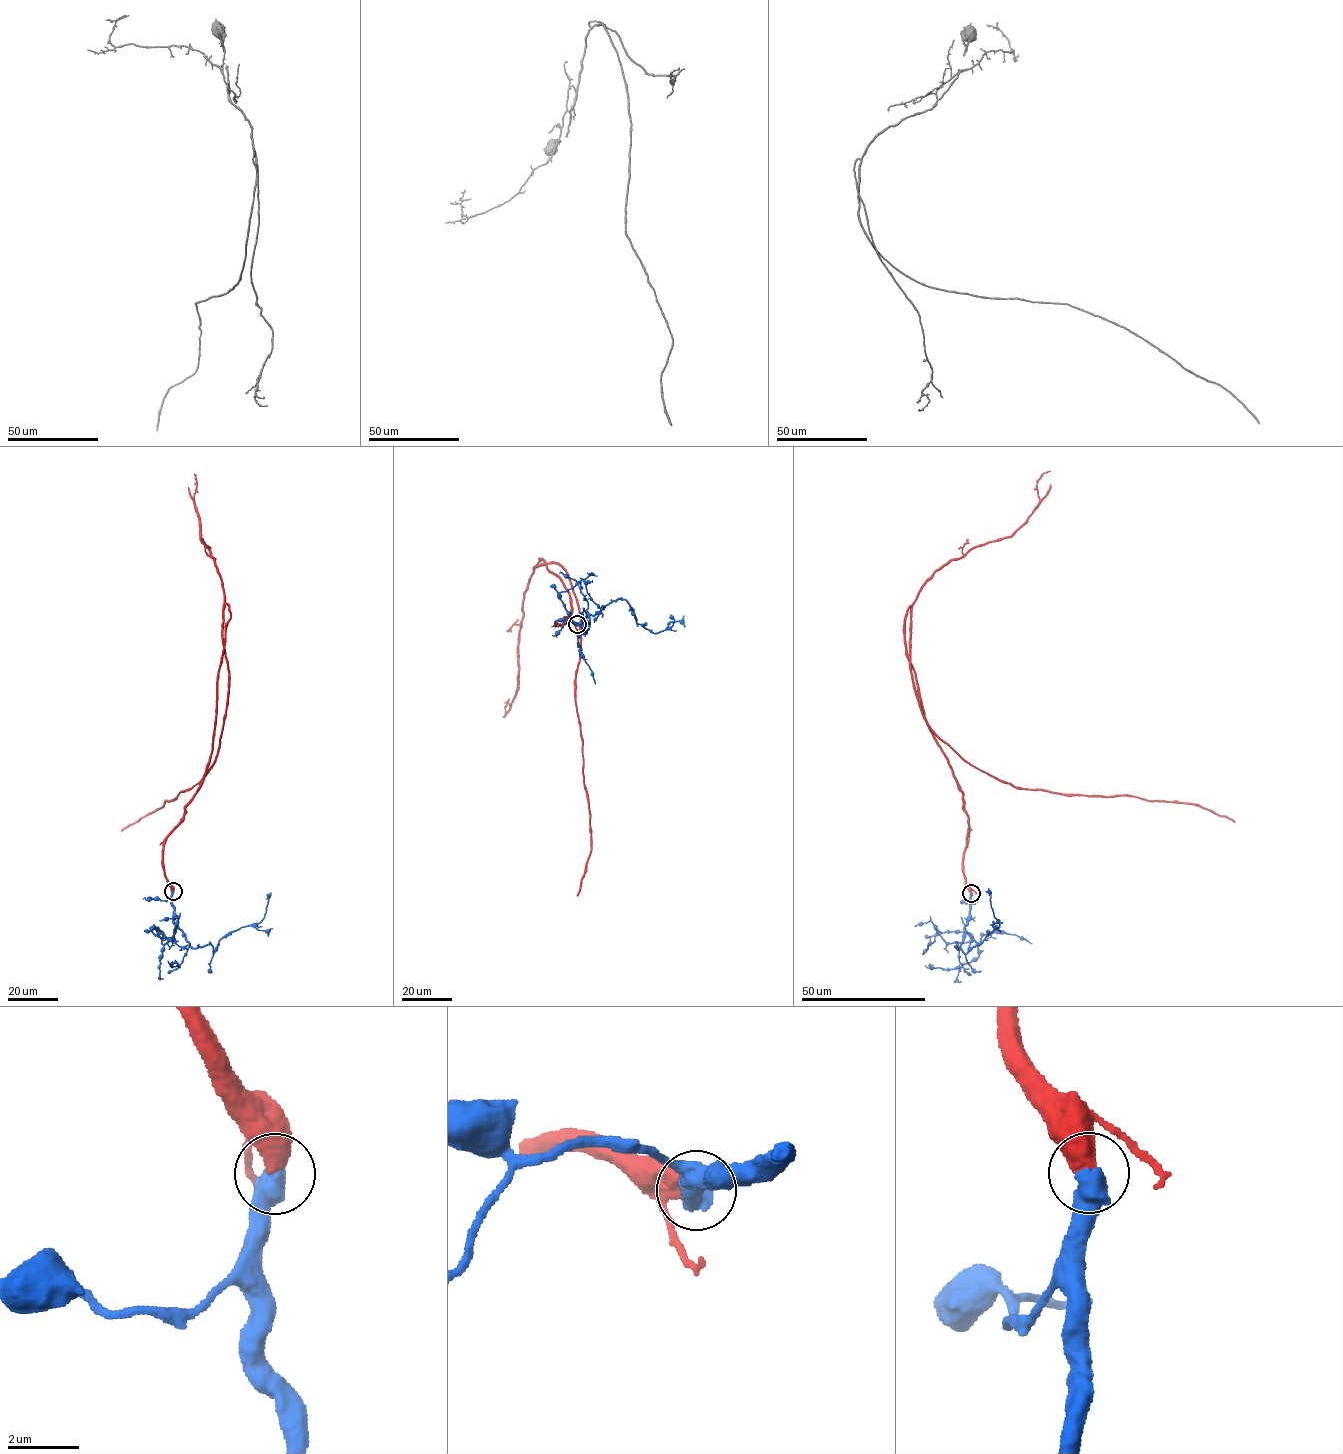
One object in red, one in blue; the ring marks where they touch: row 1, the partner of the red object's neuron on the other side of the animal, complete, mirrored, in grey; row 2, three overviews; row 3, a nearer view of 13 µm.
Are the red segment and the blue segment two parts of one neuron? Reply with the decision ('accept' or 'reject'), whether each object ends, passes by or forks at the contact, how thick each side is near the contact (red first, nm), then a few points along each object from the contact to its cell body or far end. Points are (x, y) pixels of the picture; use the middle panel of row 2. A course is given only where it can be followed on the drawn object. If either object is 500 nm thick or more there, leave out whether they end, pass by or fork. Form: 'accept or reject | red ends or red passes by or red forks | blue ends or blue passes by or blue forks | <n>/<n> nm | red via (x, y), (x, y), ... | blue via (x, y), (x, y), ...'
reject | 650/650 nm | red via (577, 624), (555, 624), (570, 600), (538, 559), (565, 569), (580, 616), (591, 850), (577, 895) | blue via (577, 624), (618, 599), (630, 605), (637, 623), (655, 633), (671, 627), (672, 616)

